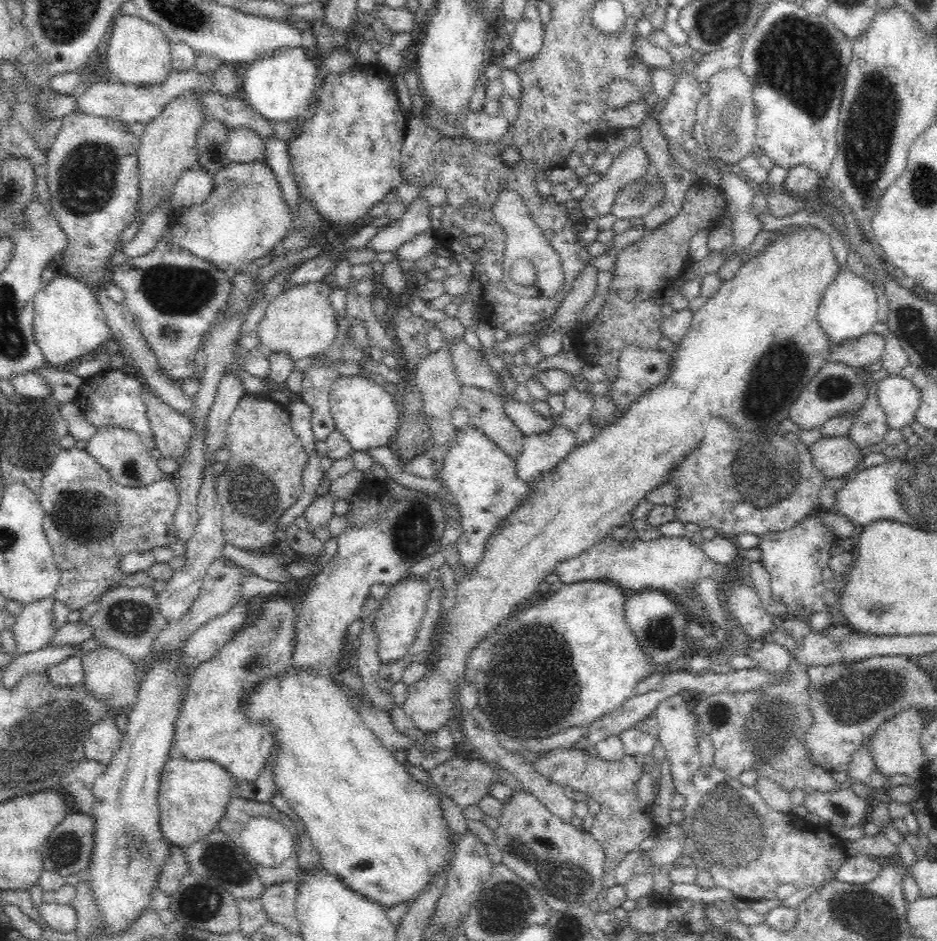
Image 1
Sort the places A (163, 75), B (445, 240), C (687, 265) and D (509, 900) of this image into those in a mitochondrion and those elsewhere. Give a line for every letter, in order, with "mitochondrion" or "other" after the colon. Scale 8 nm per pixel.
A: other
B: other
C: other
D: mitochondrion

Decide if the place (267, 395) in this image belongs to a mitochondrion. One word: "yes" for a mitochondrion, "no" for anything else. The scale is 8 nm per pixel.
no

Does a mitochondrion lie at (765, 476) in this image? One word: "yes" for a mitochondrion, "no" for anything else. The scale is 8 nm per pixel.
yes

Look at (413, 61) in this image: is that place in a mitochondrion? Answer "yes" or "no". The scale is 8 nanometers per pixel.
no

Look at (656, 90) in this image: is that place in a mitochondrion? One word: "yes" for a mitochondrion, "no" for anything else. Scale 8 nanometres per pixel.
no

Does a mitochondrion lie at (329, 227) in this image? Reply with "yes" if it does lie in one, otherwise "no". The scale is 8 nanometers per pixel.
no

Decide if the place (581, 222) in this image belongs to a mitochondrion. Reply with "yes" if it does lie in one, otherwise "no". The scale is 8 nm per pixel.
no

